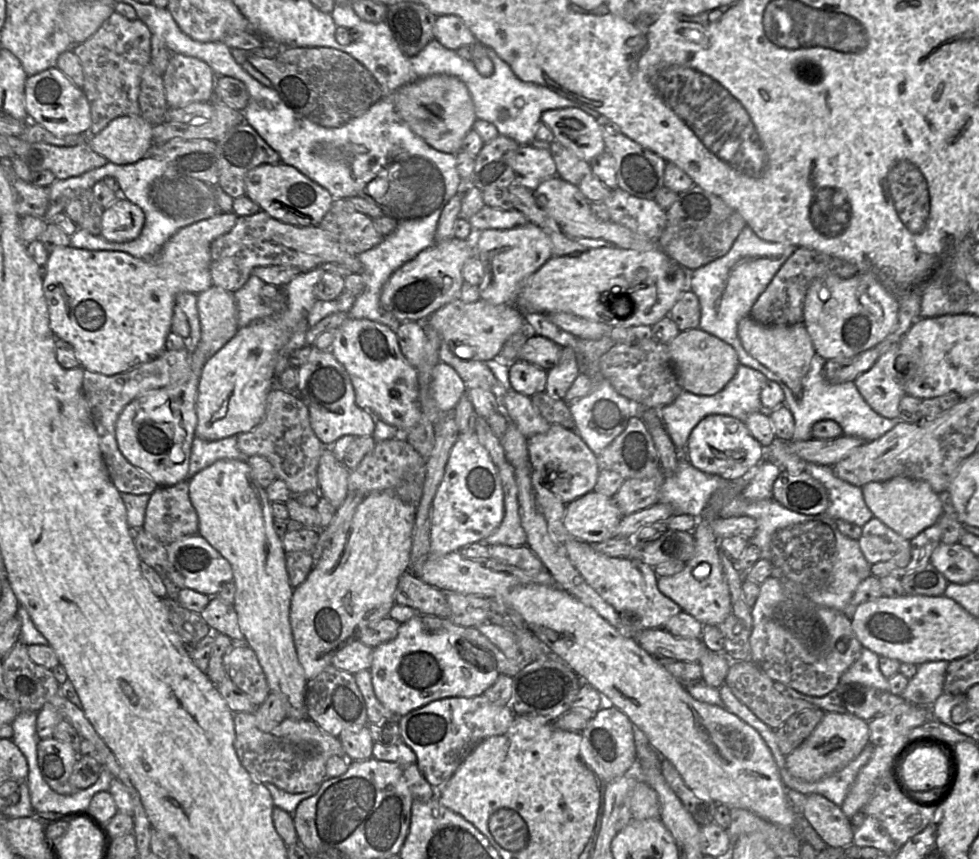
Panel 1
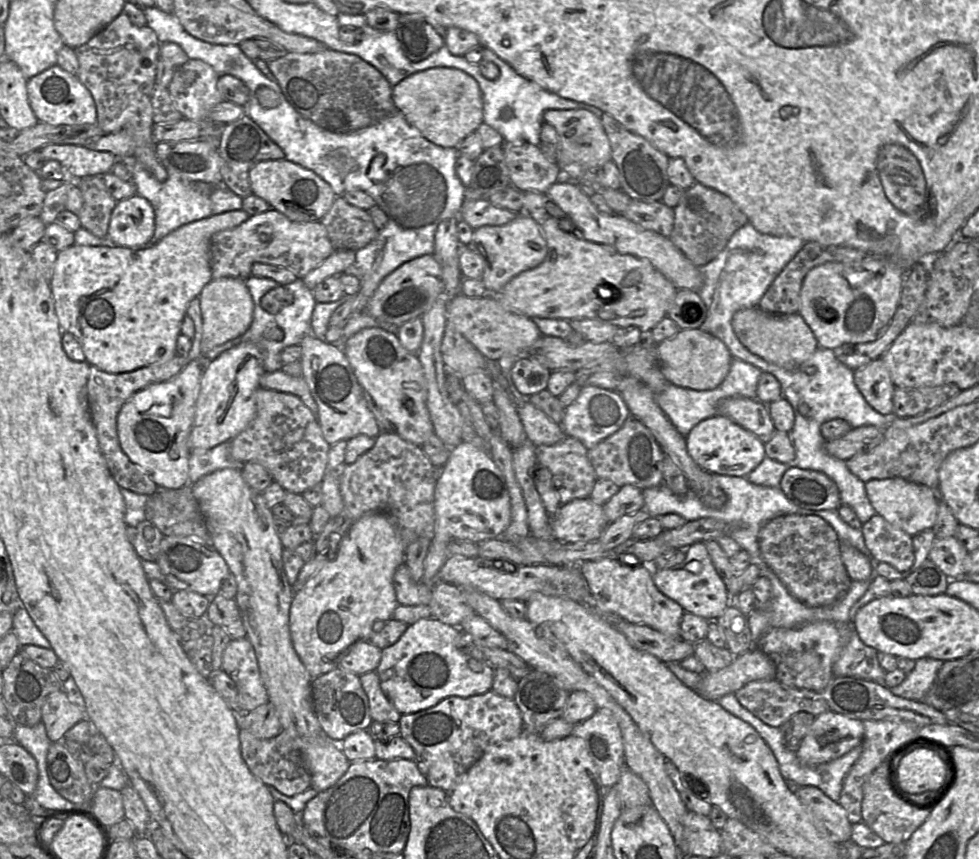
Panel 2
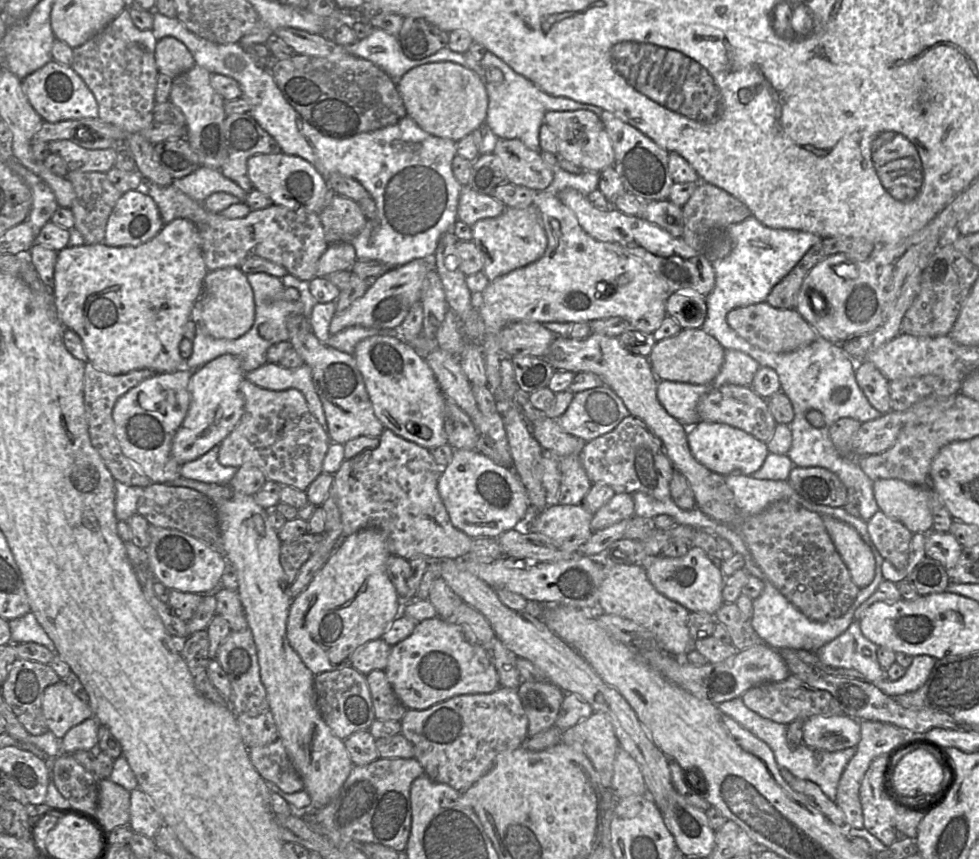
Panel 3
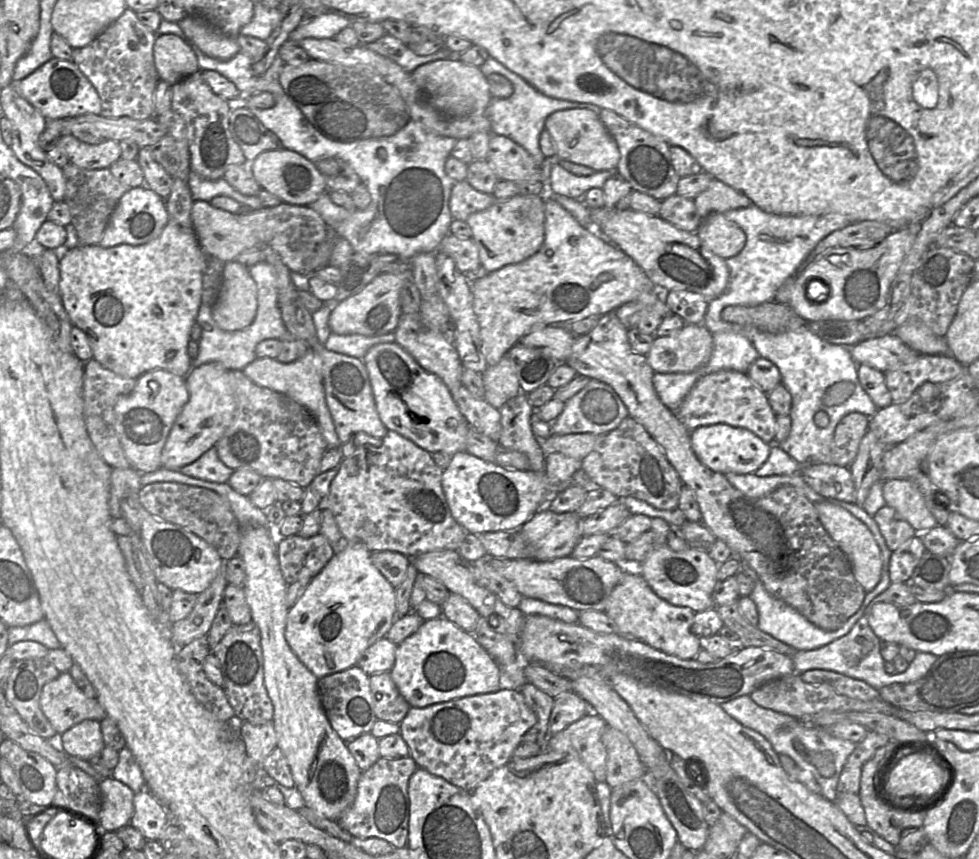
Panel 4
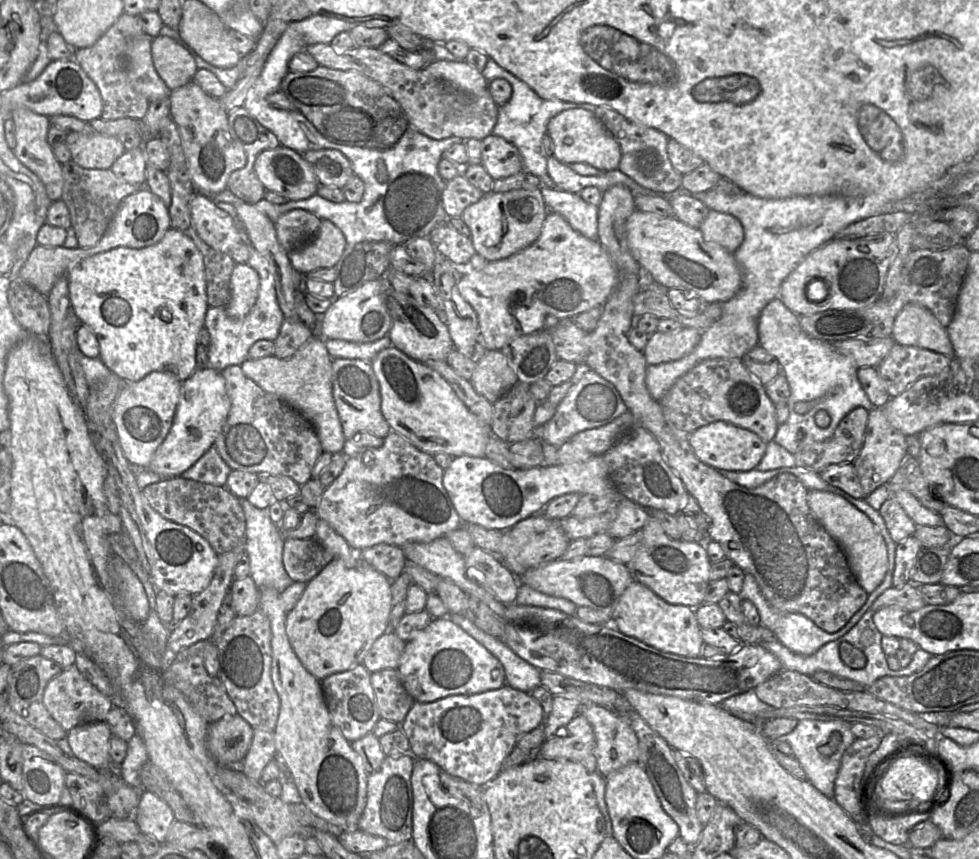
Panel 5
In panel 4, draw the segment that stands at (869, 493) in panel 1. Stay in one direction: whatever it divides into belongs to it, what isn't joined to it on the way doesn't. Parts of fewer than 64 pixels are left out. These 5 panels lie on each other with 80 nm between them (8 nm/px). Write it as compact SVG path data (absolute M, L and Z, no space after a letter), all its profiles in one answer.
M888 479L882 487L886 505L894 508L917 534L937 526L922 493L909 479Z

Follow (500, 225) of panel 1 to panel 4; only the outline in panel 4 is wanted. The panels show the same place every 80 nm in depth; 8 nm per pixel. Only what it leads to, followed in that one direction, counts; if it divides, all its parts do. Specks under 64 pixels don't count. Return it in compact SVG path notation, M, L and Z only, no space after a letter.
M465 179L455 182L450 194L449 209L453 219L466 221L472 213L487 209L494 202L492 194L476 190Z

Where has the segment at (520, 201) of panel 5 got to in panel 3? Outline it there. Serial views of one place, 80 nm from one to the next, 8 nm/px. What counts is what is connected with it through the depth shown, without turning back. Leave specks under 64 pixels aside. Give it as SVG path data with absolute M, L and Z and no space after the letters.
M534 205L524 209L506 207L497 217L478 220L471 230L472 242L483 256L483 272L489 281L537 261L547 247L546 233Z

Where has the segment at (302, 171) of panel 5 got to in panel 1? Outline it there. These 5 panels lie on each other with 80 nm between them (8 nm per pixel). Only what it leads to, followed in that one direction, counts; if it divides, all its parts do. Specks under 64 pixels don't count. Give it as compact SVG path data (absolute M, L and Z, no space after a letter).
M262 164L251 169L245 177L245 195L272 218L296 227L318 226L334 200L322 186L296 168L284 164Z

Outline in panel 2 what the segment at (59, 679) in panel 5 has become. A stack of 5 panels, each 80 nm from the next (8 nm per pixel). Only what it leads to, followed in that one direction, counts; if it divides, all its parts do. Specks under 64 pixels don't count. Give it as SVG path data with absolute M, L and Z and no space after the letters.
M63 690L49 694L42 706L41 722L52 743L62 741L66 732L83 719L85 708L70 702Z

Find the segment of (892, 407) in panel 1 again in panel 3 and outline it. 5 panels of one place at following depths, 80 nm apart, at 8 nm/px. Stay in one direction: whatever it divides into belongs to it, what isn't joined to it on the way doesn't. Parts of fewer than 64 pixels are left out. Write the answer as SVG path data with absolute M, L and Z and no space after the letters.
M871 361L856 363L855 379L874 408L882 414L891 410L890 381Z

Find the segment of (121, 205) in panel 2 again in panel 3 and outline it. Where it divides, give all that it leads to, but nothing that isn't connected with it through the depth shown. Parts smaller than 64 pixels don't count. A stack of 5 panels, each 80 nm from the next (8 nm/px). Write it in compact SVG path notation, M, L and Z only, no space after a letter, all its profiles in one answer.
M130 190L122 194L113 208L103 243L139 246L153 239L163 226L155 201L139 190Z

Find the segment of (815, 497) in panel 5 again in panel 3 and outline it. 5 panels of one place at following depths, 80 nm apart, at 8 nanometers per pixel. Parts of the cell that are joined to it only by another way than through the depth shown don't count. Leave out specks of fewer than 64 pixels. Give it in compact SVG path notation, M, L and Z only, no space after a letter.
M822 516L825 528L847 566L853 582L861 589L875 577L875 558L871 548L849 524L831 516Z

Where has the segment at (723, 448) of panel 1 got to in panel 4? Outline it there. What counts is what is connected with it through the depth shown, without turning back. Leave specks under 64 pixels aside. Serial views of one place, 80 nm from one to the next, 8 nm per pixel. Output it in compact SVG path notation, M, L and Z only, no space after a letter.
M724 423L701 426L692 430L690 443L694 454L703 465L724 476L729 473L754 473L767 460L771 447L771 444L763 442L751 431Z

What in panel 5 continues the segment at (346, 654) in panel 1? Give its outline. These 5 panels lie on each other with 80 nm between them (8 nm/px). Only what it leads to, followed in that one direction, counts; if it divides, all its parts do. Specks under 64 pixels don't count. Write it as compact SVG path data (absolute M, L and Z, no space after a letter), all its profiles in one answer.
M389 630L374 642L362 664L370 673L397 669L406 643L394 633L394 630Z

